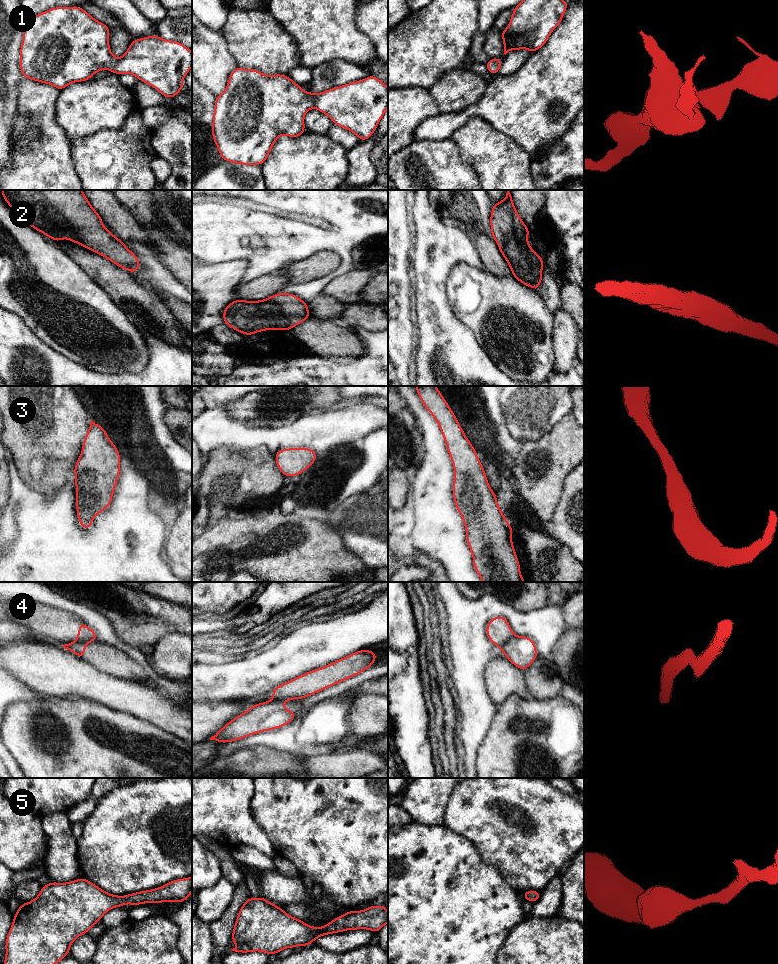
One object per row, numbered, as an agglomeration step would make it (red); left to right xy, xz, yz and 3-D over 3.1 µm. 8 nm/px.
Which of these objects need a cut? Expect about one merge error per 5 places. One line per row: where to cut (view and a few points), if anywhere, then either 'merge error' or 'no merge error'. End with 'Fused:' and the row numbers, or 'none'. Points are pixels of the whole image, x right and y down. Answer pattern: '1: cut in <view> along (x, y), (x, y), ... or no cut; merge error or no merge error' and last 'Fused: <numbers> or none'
1: no cut; no merge error
2: no cut; no merge error
3: no cut; no merge error
4: cut in xy along (75, 640), (90, 641); merge error
5: no cut; no merge error
Fused: 4

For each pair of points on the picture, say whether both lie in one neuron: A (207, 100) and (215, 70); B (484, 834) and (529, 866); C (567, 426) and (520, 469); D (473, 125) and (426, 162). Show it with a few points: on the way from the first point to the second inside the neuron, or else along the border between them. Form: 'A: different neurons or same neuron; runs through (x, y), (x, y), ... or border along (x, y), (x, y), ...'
A: different neurons; border along (202, 84), (216, 95)
B: same neuron; runs through (495, 838), (510, 853), (518, 855)
C: same neuron; runs through (556, 438), (532, 462)
D: different neurons; border along (450, 138), (458, 147), (459, 156), (464, 162)

